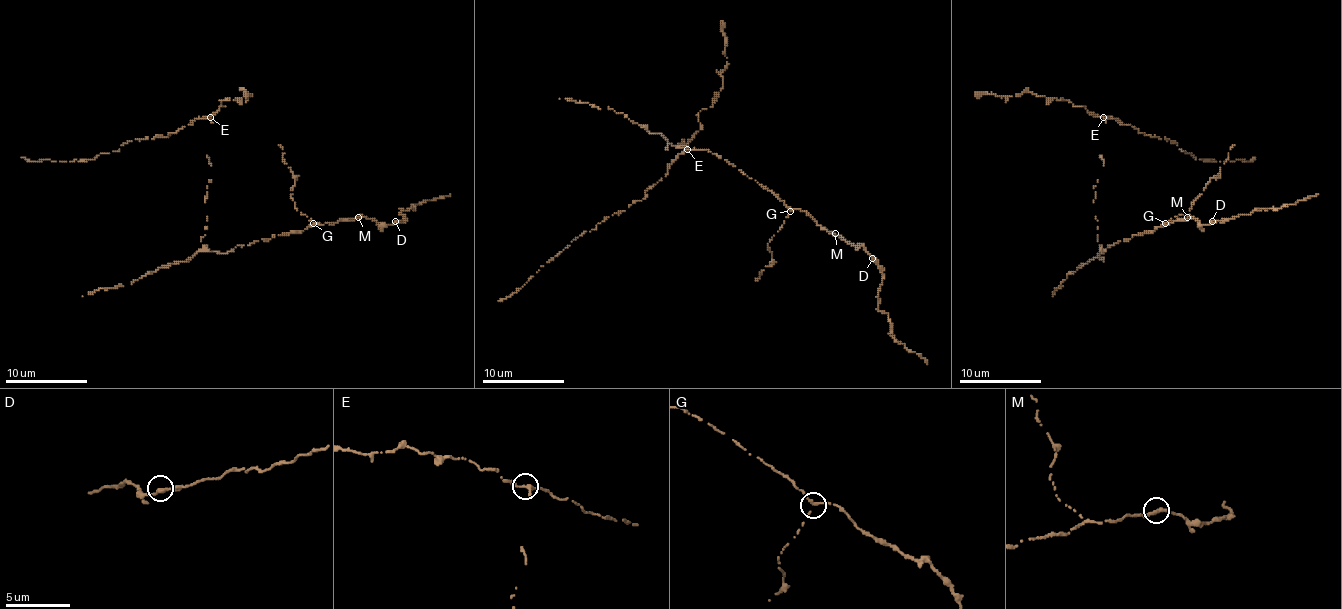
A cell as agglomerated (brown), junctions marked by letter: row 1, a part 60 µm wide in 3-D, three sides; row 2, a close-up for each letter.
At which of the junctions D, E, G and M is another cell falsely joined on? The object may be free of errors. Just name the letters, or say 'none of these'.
E

